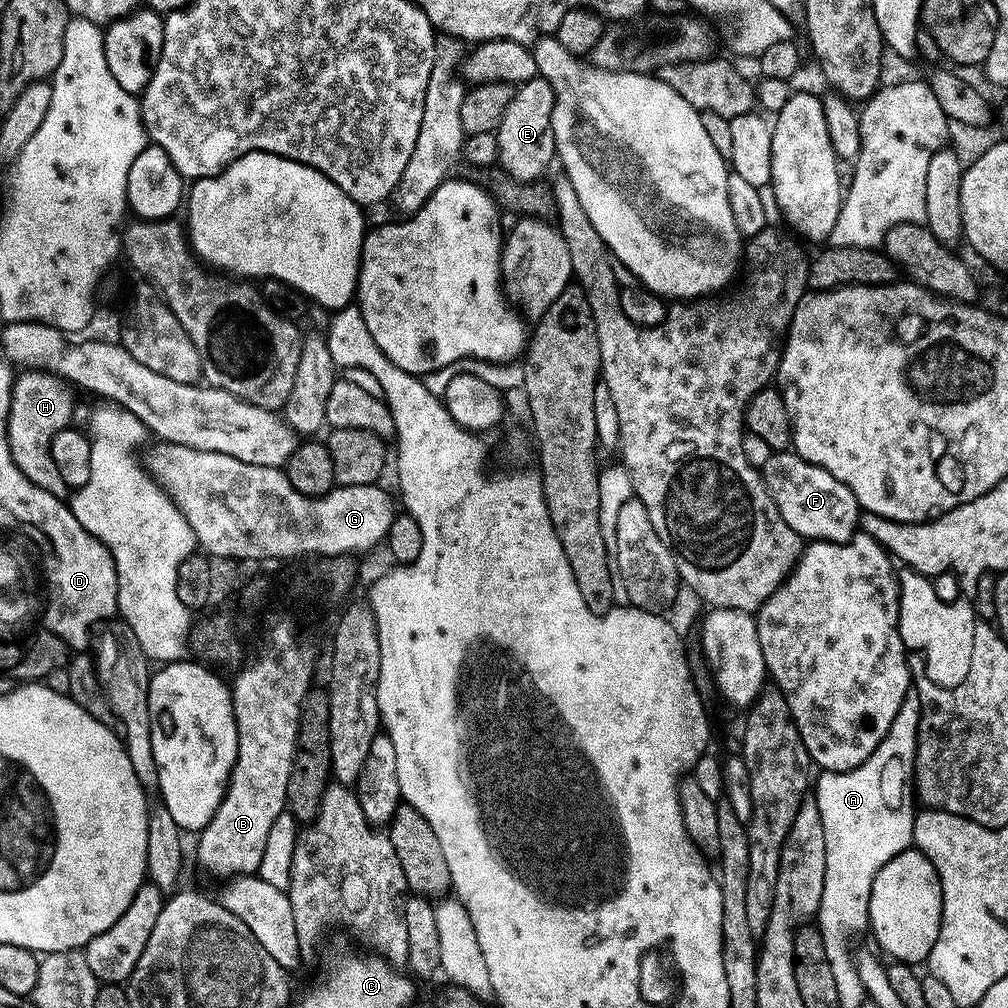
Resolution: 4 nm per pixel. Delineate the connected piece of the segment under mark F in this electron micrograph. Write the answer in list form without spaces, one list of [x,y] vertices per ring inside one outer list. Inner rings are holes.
[[[776,450],[762,469],[762,475],[786,526],[805,541],[829,540],[841,544],[857,535],[862,509],[856,495],[850,486],[838,482],[834,474],[822,470],[822,466],[806,462],[794,450]]]

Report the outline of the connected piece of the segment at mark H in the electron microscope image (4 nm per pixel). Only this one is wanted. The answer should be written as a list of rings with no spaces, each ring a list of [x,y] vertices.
[[[21,371],[12,381],[12,405],[8,415],[8,441],[18,470],[22,470],[34,486],[42,486],[42,490],[61,498],[67,497],[70,489],[52,457],[52,442],[54,434],[73,423],[71,391],[68,381],[51,372]]]

